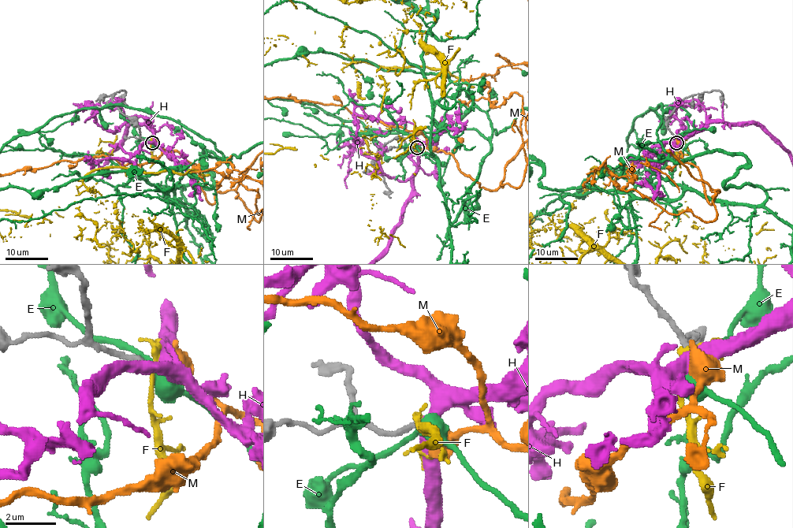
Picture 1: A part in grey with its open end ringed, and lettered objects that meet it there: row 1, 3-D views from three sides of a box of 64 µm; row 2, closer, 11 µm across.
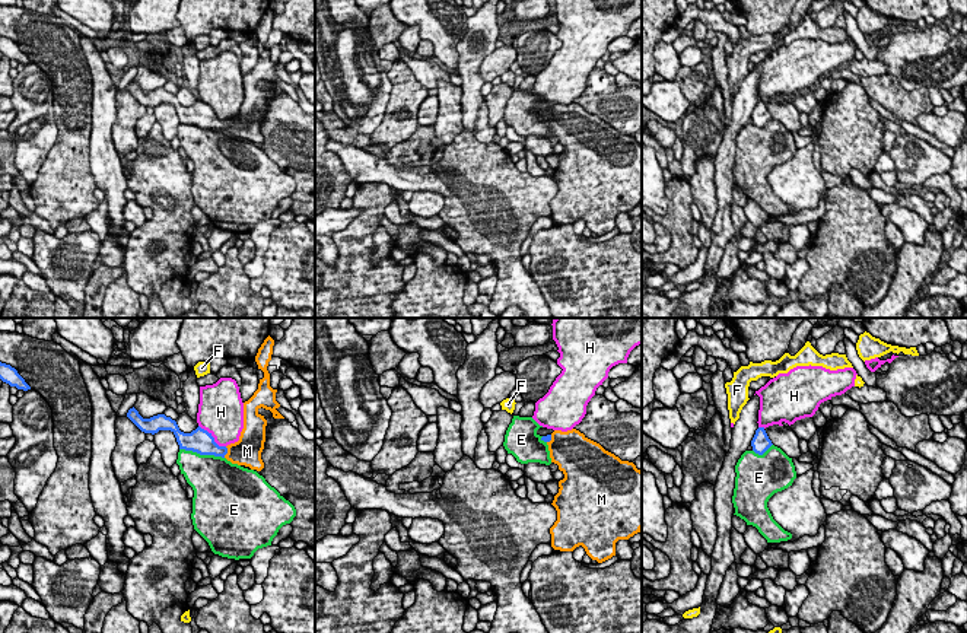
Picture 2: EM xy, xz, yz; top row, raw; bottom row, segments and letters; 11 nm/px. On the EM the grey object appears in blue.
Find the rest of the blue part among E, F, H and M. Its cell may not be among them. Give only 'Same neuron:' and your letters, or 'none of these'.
Same neuron: M

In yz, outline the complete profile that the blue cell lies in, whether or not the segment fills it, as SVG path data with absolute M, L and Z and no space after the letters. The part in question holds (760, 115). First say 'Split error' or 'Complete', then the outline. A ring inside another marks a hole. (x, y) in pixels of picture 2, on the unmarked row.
Complete. M758 101L756 104L753 114L751 114L753 124L758 128L763 128L772 118L773 117L769 112L764 101Z

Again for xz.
Split error. M576 102L554 104L541 114L548 118L551 136L557 137L564 147L551 176L557 184L557 194L550 201L551 220L573 225L582 219L586 228L598 236L611 232L615 229L618 213L629 213L642 203L642 144Z

